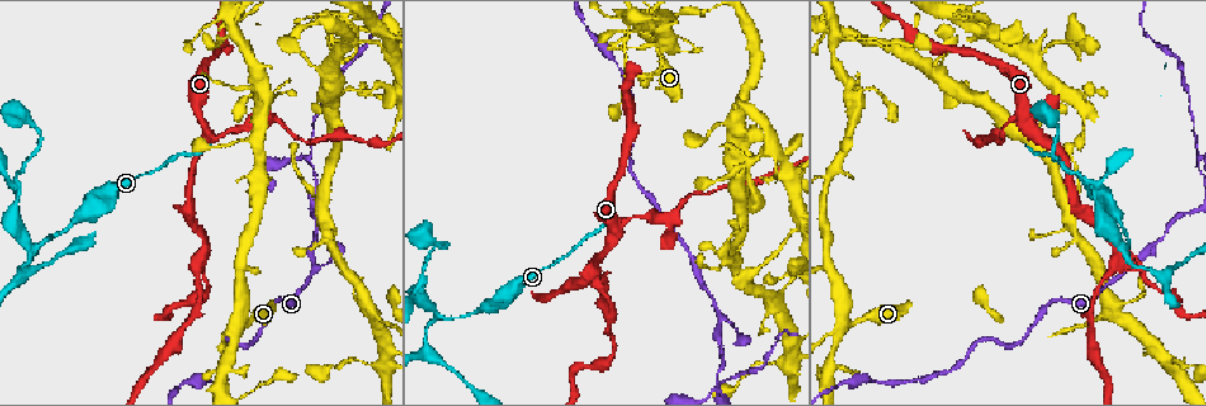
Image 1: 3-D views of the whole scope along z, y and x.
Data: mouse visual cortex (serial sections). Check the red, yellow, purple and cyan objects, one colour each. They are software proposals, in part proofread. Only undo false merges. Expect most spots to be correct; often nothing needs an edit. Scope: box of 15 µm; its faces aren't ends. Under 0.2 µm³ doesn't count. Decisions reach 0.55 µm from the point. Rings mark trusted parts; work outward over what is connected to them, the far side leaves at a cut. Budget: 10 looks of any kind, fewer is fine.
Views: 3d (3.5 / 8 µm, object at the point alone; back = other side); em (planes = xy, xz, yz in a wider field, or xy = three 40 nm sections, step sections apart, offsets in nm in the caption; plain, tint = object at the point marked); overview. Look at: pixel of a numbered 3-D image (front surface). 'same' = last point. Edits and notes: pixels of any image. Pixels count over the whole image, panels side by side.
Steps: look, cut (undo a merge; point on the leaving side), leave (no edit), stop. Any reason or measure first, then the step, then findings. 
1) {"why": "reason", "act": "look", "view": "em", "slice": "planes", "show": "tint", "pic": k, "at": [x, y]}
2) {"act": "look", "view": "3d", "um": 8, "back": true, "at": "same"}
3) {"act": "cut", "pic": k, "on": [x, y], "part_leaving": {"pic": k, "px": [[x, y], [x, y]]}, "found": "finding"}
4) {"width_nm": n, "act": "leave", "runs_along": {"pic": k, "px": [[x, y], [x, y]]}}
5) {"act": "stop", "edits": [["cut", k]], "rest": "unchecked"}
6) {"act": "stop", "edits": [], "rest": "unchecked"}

{"why": "three arms meet", "act": "look", "view": "3d", "um": 3.5, "pic": 1, "at": [608, 307]}

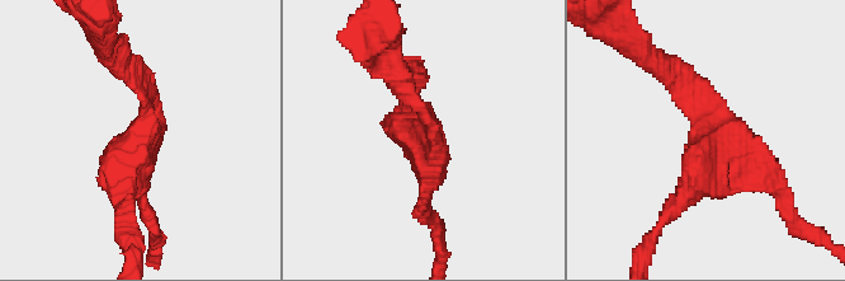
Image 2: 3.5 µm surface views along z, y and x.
{"act": "look", "view": "em", "slice": "xy", "step": 2, "show": "tint", "pic": 2, "at": [420, 135]}

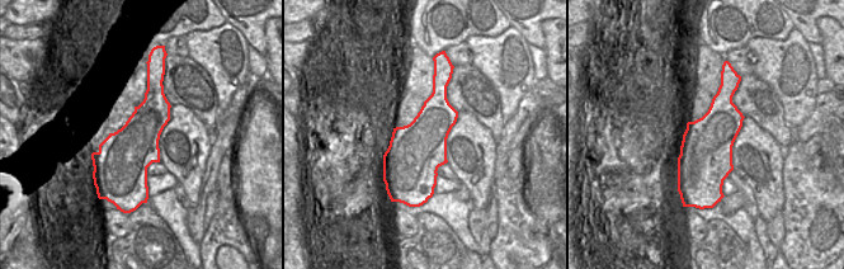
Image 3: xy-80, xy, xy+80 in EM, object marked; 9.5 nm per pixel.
{"width_nm": 550, "act": "leave", "runs_along": {"pic": 2, "px": [[131, 73], [146, 127], [127, 212]]}, "found": "continuous, no second cell"}

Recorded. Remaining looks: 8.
{"act": "look", "view": "3d", "um": 3.5, "pic": 1, "at": [310, 159]}

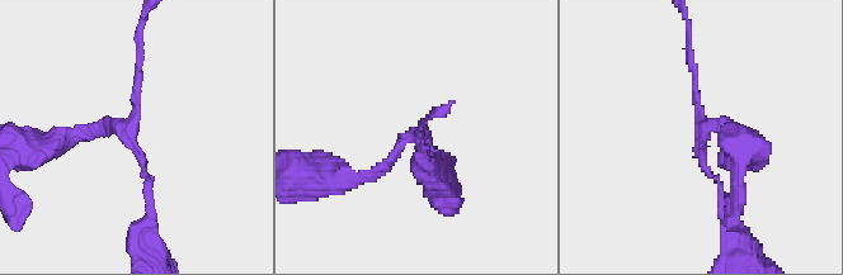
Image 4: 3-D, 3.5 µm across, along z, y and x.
{"why": "now the EM", "act": "look", "view": "em", "slice": "xy", "step": 2, "show": "tint", "pic": 4, "at": [703, 136]}

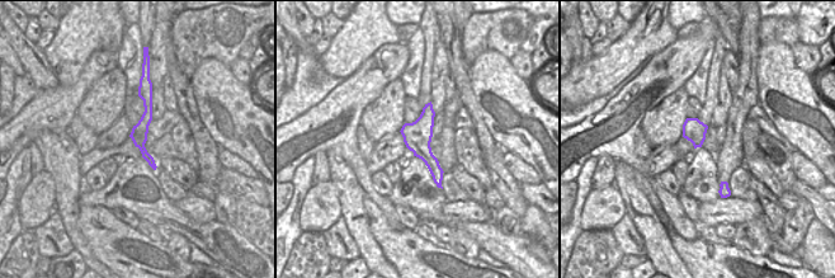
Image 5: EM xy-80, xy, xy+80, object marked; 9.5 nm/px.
{"arm_widths_nm": [100, 100, 150], "act": "leave", "runs_along": {"pic": 5, "px": [[428, 107], [424, 152], [438, 180]]}, "found": "all the same cell"}

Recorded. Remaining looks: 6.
{"why": "sharp bend", "act": "look", "view": "3d", "um": 3.5, "pic": 1, "at": [848, 320]}

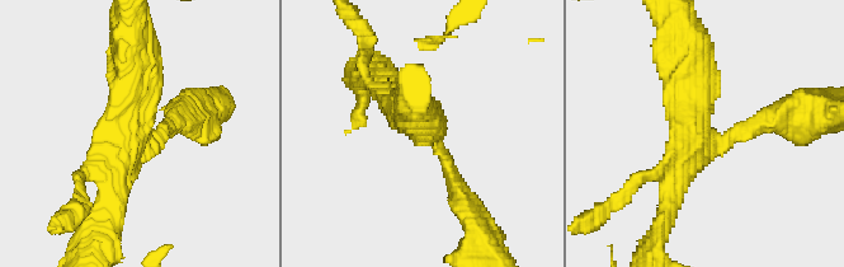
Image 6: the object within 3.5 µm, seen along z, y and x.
{"act": "leave", "runs_along": {"pic": 6, "px": [[764, 123], [702, 135], [687, 54]]}, "found": "one cell here"}

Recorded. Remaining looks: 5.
{"why": "sudden change in width", "act": "look", "view": "3d", "um": 3.5, "pic": 1, "at": [442, 316]}

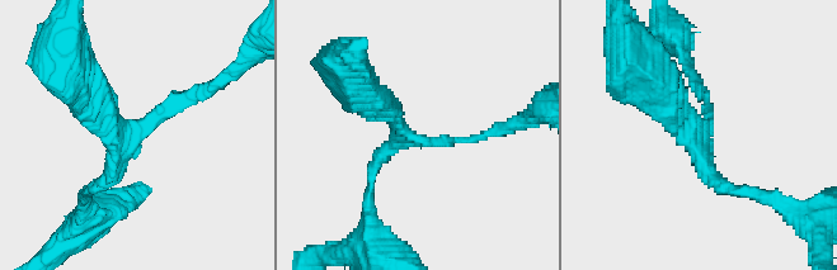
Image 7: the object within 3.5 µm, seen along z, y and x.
{"arms": 3, "arm_widths_nm": [150, 200, 350], "act": "look", "view": "em", "slice": "xy", "step": 1, "show": "tint", "pic": 7, "at": [136, 130]}

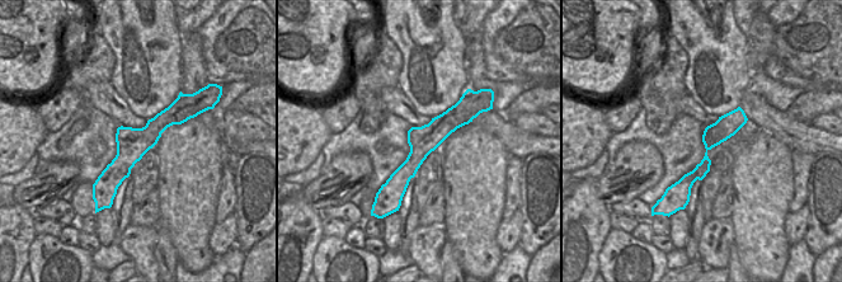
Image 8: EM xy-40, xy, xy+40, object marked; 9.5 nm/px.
{"act": "leave", "found": "continuous, no second cell"}

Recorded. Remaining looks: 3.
{"act": "stop", "edits": [], "rest": "unchecked"}

